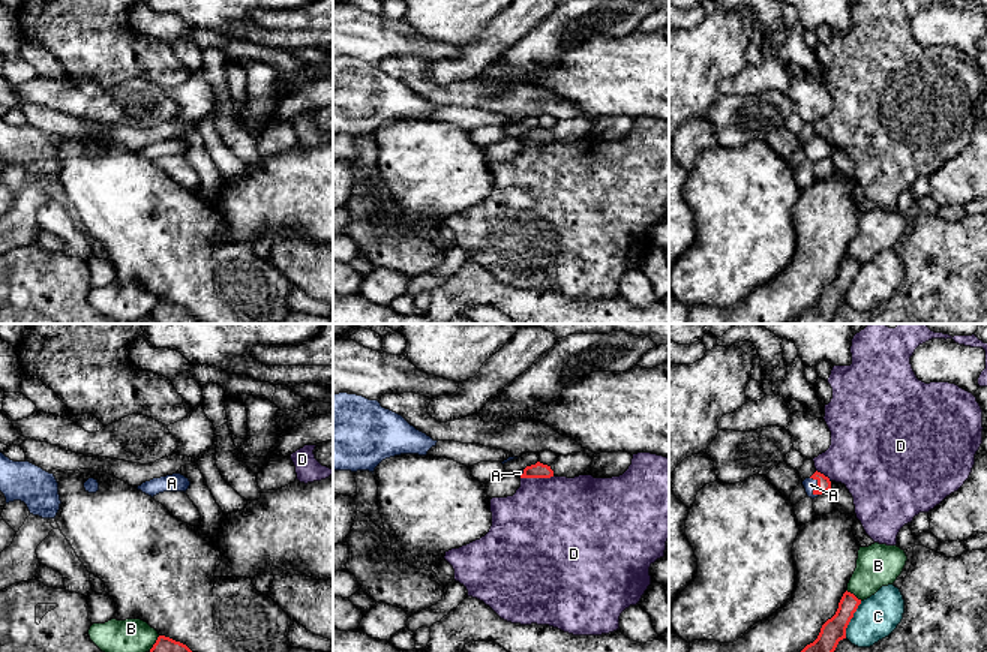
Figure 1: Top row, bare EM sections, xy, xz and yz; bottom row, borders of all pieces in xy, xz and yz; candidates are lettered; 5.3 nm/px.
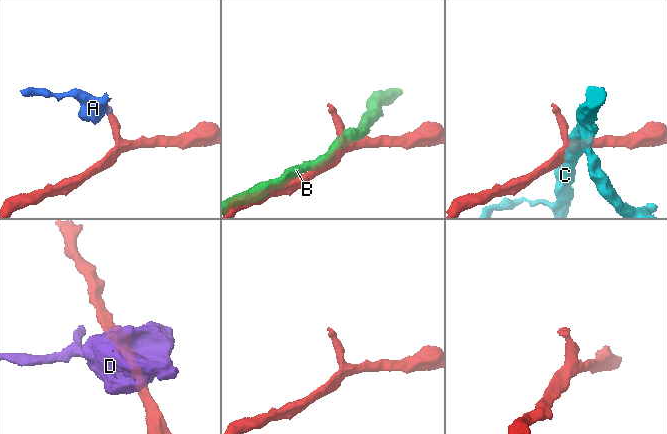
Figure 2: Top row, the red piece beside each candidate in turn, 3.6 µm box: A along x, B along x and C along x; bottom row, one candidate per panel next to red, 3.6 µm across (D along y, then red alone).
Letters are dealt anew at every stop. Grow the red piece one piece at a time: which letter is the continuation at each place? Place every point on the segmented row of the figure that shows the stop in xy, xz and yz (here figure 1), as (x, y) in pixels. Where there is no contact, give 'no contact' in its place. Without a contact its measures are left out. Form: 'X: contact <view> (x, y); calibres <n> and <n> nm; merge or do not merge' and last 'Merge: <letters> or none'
A: contact yz (818, 486); calibres 80 and 70 nm; merge
B: contact yz (852, 594); calibres 130 and 220 nm; do not merge
C: contact yz (851, 618); calibres 130 and 220 nm; do not merge
D: contact xz (537, 477); calibres 80 and 480 nm; do not merge
Merge: A

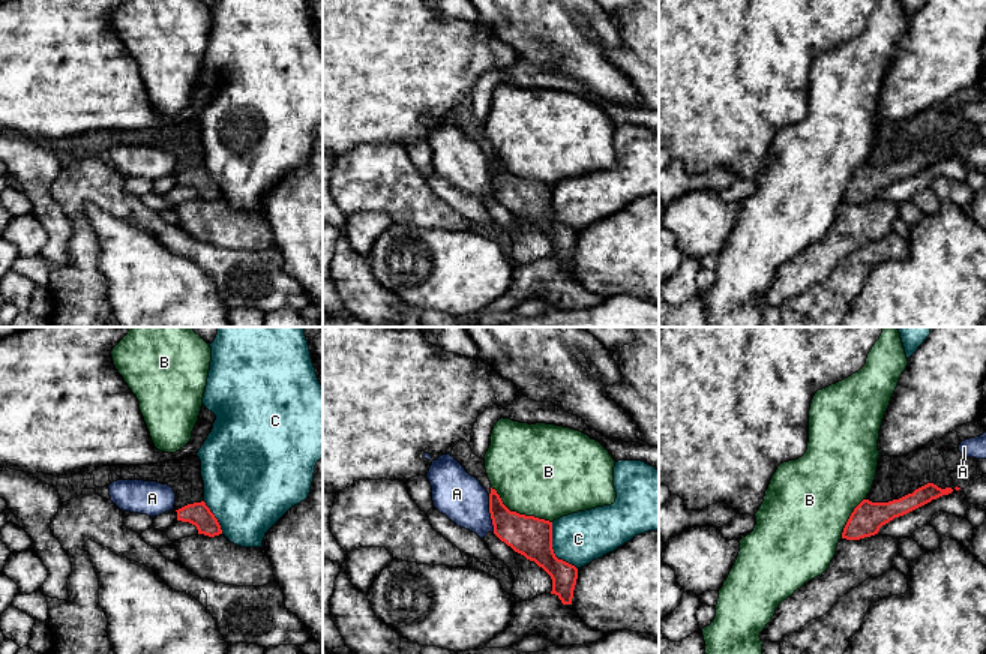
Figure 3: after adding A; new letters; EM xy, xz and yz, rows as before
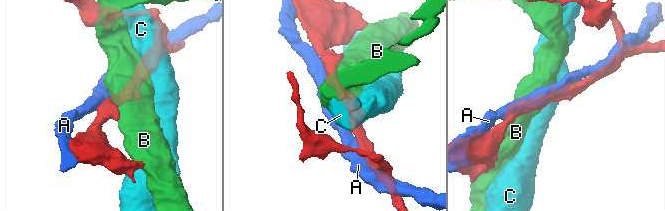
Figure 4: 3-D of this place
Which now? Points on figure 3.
A: contact xz (489, 512); calibres 220 and 260 nm; do not merge
B: contact xz (518, 513); calibres 220 and 480 nm; do not merge
C: contact xz (553, 549); calibres 220 and 280 nm; do not merge
Merge: none

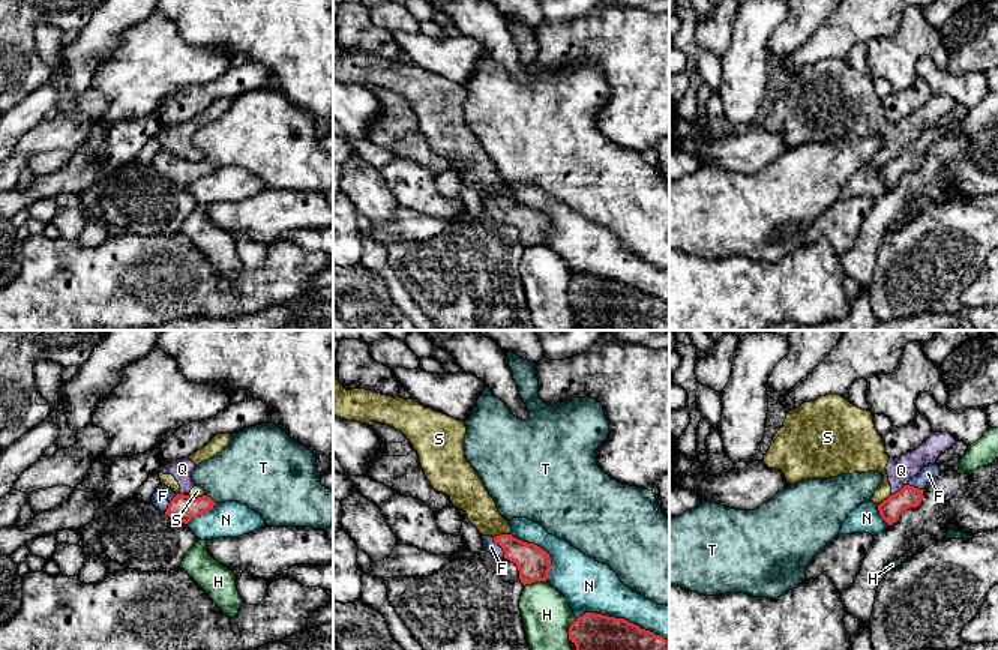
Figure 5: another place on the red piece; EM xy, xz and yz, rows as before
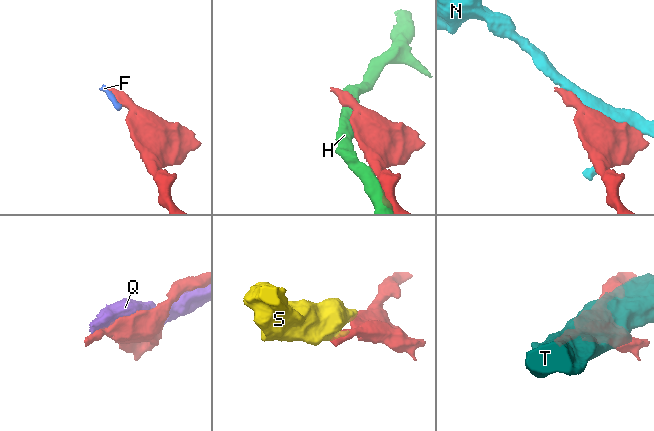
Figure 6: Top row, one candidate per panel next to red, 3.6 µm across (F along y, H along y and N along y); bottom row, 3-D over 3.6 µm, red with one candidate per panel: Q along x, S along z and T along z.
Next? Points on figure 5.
F: contact xz (502, 547); calibres 180 and 70 nm; merge
H: contact xz (535, 581); calibres 180 and 260 nm; do not merge
N: contact xz (623, 619); calibres 190 and 280 nm; do not merge
Q: contact yz (898, 491); calibres 120 and 150 nm; do not merge
S: contact xy (195, 499); calibres 140 and 70 nm; do not merge
T: contact xy (210, 499); calibres 140 and 340 nm; do not merge
Merge: F

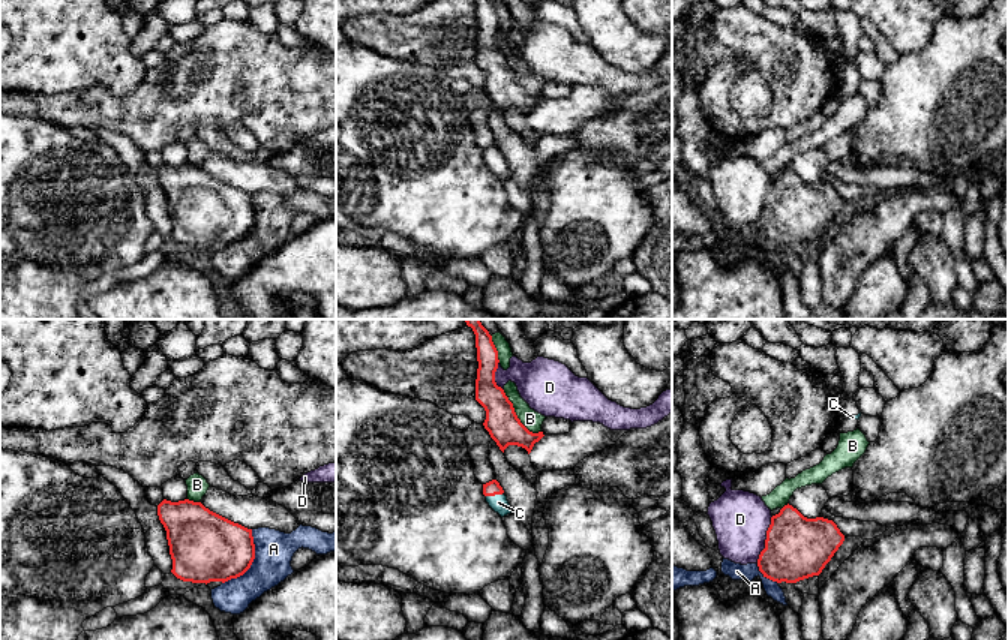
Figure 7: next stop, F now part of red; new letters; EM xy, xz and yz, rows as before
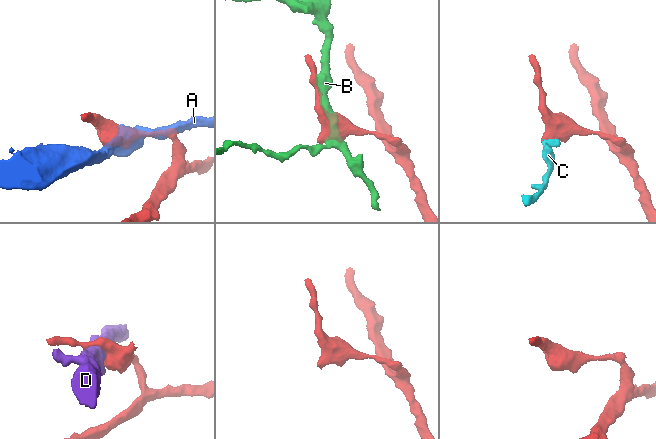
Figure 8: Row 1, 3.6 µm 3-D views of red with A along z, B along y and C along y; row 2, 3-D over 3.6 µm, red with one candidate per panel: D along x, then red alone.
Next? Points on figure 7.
A: contact xy (252, 561); calibres 360 and 200 nm; do not merge
B: contact xz (516, 415); calibres 180 and 100 nm; do not merge
C: contact xz (494, 495); calibres 80 and 90 nm; merge
D: contact yz (765, 540); calibres 340 and 300 nm; do not merge
Merge: C

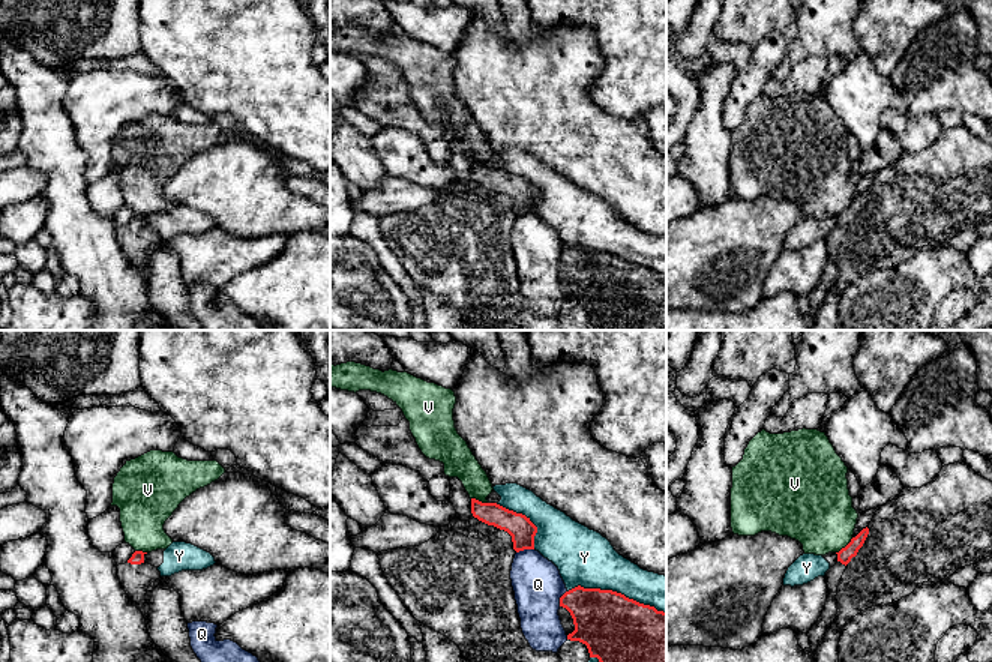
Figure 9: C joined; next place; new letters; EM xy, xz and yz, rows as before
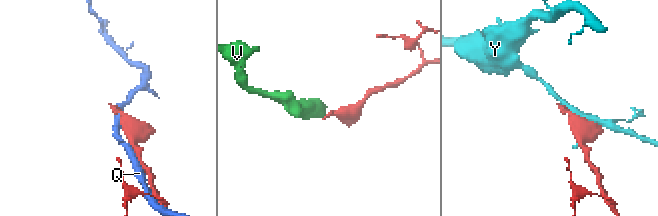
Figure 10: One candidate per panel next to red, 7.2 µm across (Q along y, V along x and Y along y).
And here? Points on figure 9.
Q: contact xz (524, 548); calibres 140 and 260 nm; do not merge
V: contact yz (845, 547); calibres 80 and 380 nm; do not merge
Y: contact xz (616, 592); calibres 360 and 300 nm; do not merge
Merge: none

